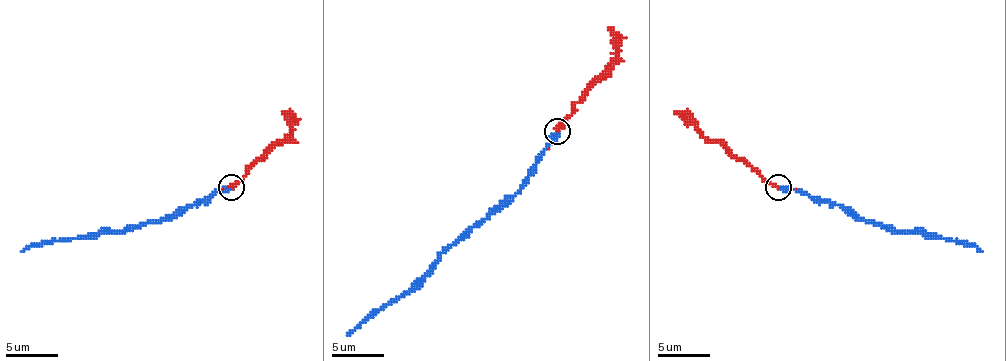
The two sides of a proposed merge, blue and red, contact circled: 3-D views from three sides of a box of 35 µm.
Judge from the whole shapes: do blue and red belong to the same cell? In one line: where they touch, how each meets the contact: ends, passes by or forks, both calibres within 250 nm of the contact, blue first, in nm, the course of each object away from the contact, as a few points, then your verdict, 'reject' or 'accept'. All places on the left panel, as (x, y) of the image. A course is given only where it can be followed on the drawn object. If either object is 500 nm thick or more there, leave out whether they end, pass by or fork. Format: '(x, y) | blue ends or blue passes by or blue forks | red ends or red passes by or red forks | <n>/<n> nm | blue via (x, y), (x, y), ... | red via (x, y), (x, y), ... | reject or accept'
(231, 187) | blue ends | red ends | 400/400 nm | blue via (230, 186), (140, 225), (47, 241), (21, 251) | red via (230, 186), (274, 142), (290, 135), (290, 119), (282, 111) | accept

